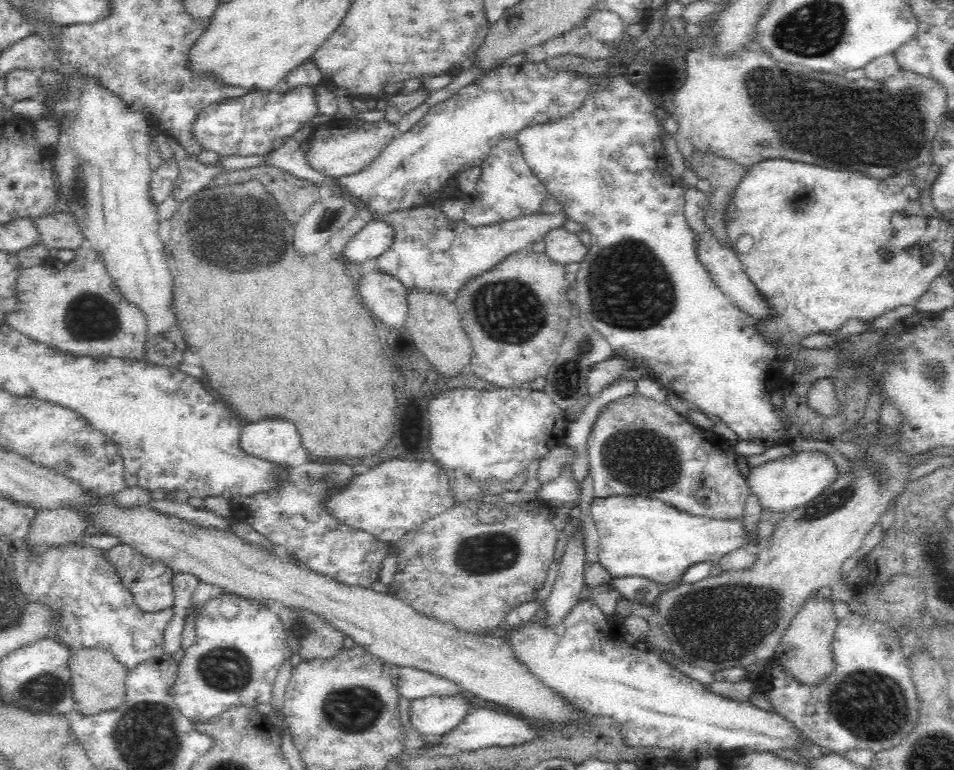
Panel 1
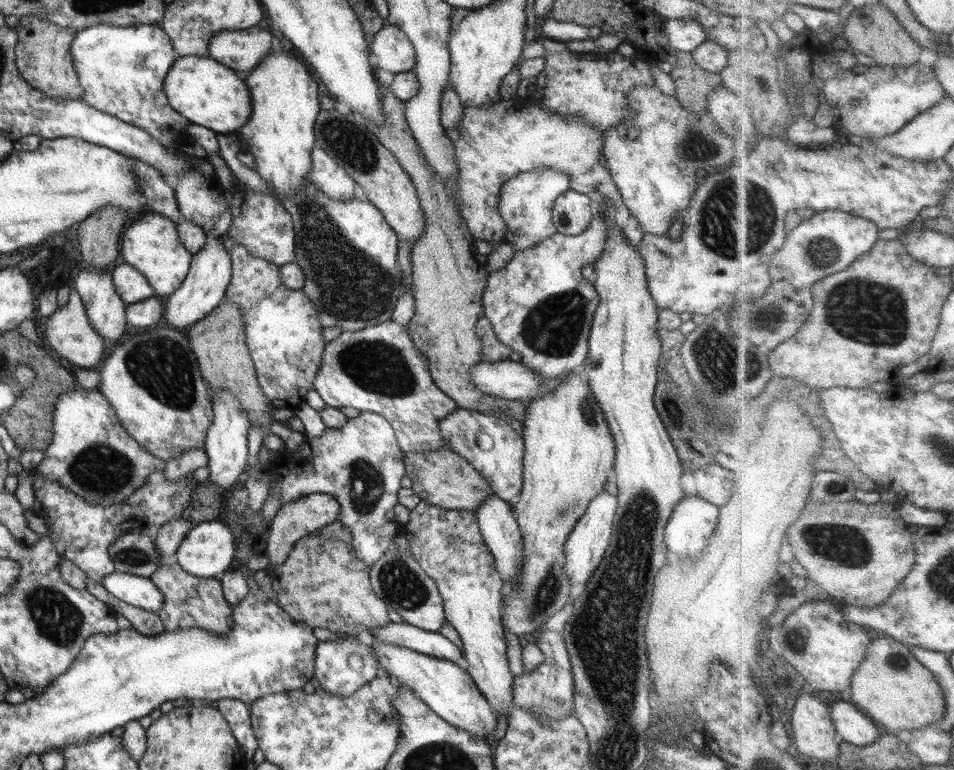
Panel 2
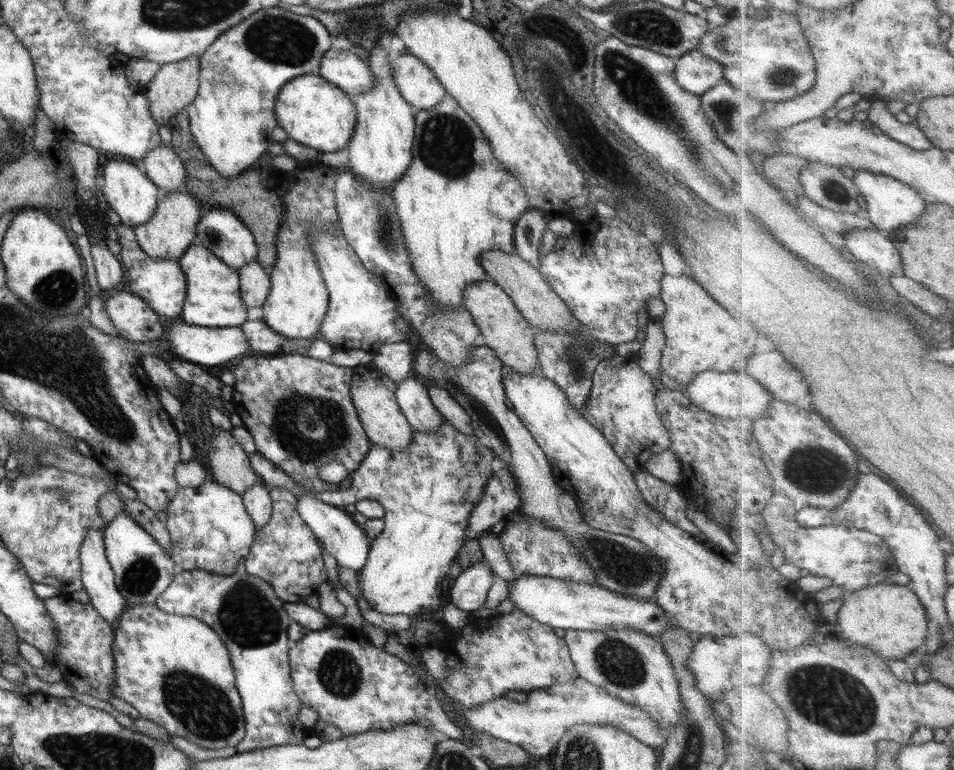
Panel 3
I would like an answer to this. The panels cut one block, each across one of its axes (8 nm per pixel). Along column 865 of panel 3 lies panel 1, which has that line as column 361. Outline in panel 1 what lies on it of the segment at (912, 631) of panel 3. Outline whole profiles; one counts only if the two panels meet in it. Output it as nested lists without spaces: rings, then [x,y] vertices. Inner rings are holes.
[[[109,496],[104,497],[104,506],[96,508],[96,511],[96,526],[102,524],[106,534],[120,537],[121,543],[132,545],[153,559],[166,563],[174,572],[196,574],[201,581],[224,587],[228,593],[242,593],[256,600],[270,597],[284,605],[316,611],[334,623],[340,632],[392,665],[412,665],[438,674],[487,704],[533,720],[562,725],[581,717],[578,710],[560,701],[513,660],[503,638],[468,633],[443,624],[415,612],[390,592],[340,584],[294,563],[292,559],[281,560],[260,546],[248,546],[241,538],[215,528],[194,526],[179,518],[166,518],[150,508],[121,510]]]

